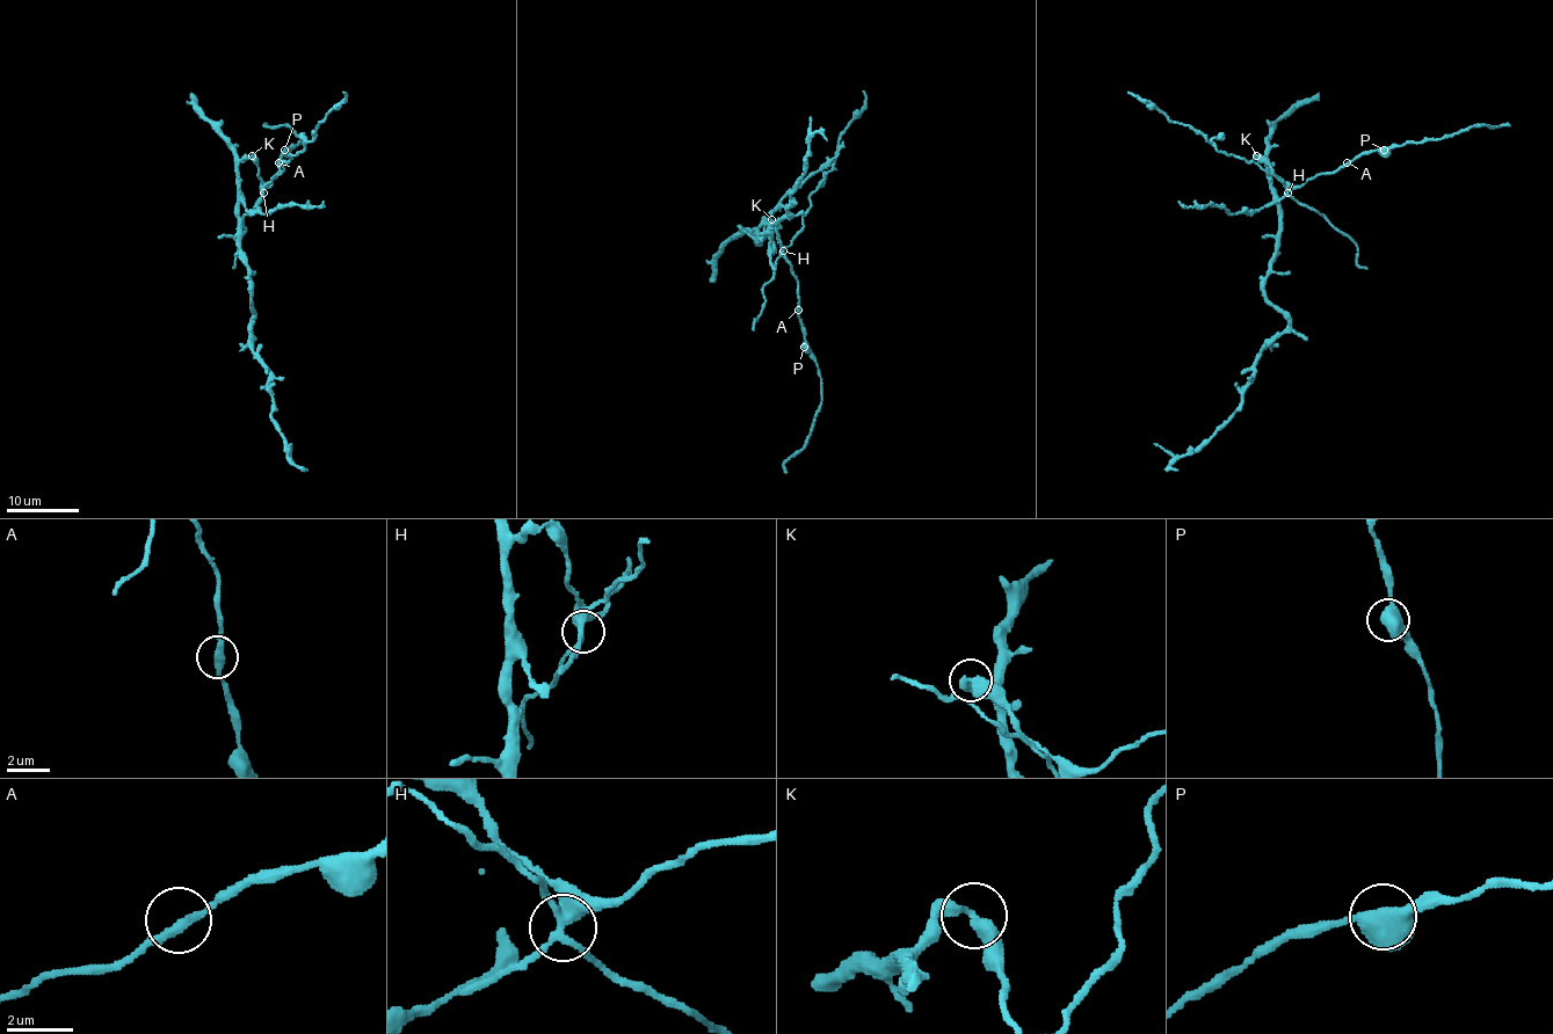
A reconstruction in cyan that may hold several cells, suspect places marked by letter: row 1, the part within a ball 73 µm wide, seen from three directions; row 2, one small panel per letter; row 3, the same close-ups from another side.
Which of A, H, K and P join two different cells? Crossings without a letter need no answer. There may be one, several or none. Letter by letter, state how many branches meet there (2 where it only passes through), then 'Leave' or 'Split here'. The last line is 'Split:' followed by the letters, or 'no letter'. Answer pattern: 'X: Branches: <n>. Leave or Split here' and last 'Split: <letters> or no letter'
A: Branches: 2. Leave
H: Branches: 5. Split here
K: Branches: 2. Split here
P: Branches: 4. Leave
Split: H, K

